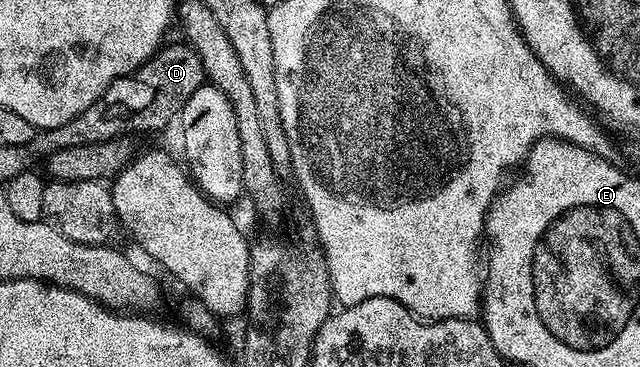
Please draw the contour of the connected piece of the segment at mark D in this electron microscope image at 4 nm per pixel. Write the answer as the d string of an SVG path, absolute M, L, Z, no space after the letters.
M182 41L167 45L158 49L155 56L141 65L136 75L115 80L102 97L86 107L81 114L70 119L69 123L56 128L37 130L34 138L26 143L28 153L33 153L37 159L46 159L66 147L109 141L114 137L132 135L128 133L144 133L148 129L166 126L170 119L187 108L190 96L207 80L201 59L191 45Z

